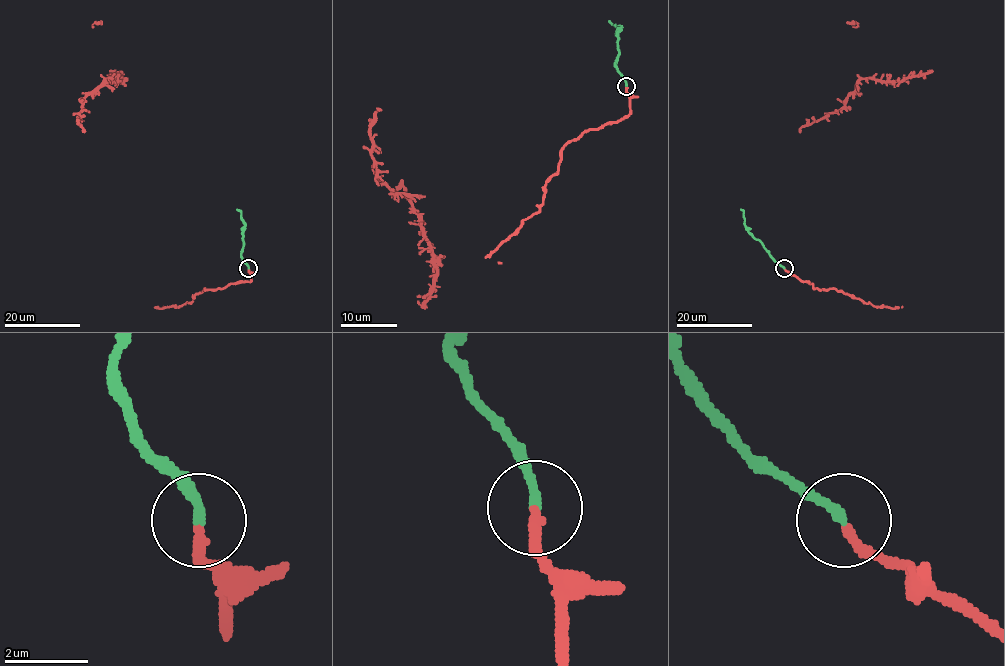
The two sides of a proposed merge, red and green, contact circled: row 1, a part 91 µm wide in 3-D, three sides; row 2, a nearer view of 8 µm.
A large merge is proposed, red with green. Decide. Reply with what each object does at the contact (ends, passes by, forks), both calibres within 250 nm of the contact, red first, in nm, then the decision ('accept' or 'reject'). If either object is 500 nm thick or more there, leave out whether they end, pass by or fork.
red ends; green ends; calibres 220 and 220 nm; reject

